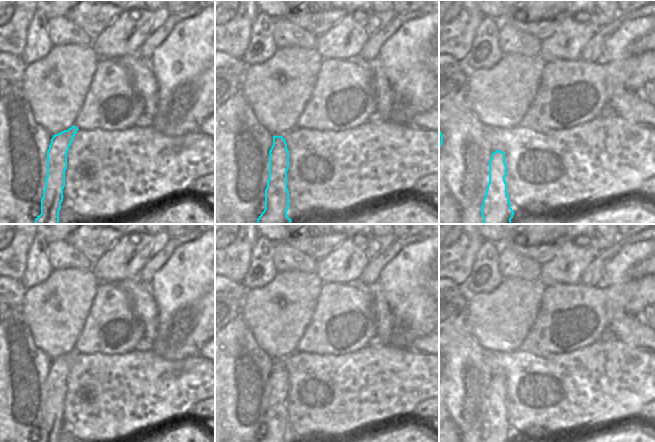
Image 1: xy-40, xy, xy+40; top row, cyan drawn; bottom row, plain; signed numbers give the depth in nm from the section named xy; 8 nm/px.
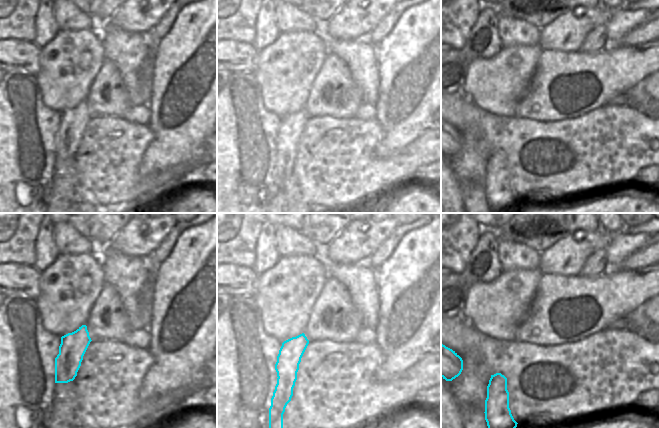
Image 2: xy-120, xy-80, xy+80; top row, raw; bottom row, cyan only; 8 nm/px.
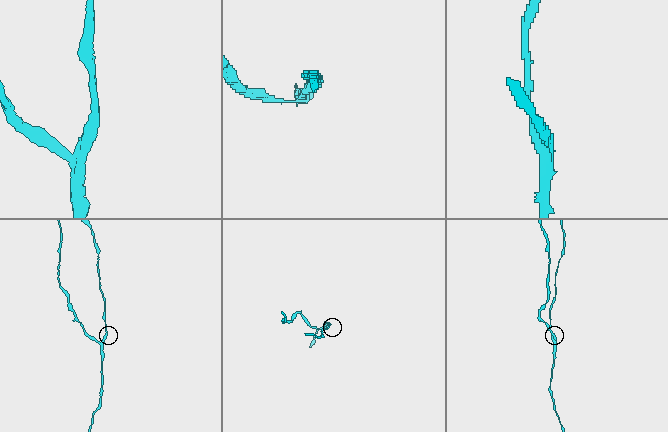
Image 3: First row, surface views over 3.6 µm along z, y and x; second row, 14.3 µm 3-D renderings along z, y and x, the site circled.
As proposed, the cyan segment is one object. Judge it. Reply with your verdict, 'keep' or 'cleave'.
cleave

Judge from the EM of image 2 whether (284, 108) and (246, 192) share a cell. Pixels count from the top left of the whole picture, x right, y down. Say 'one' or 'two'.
two

